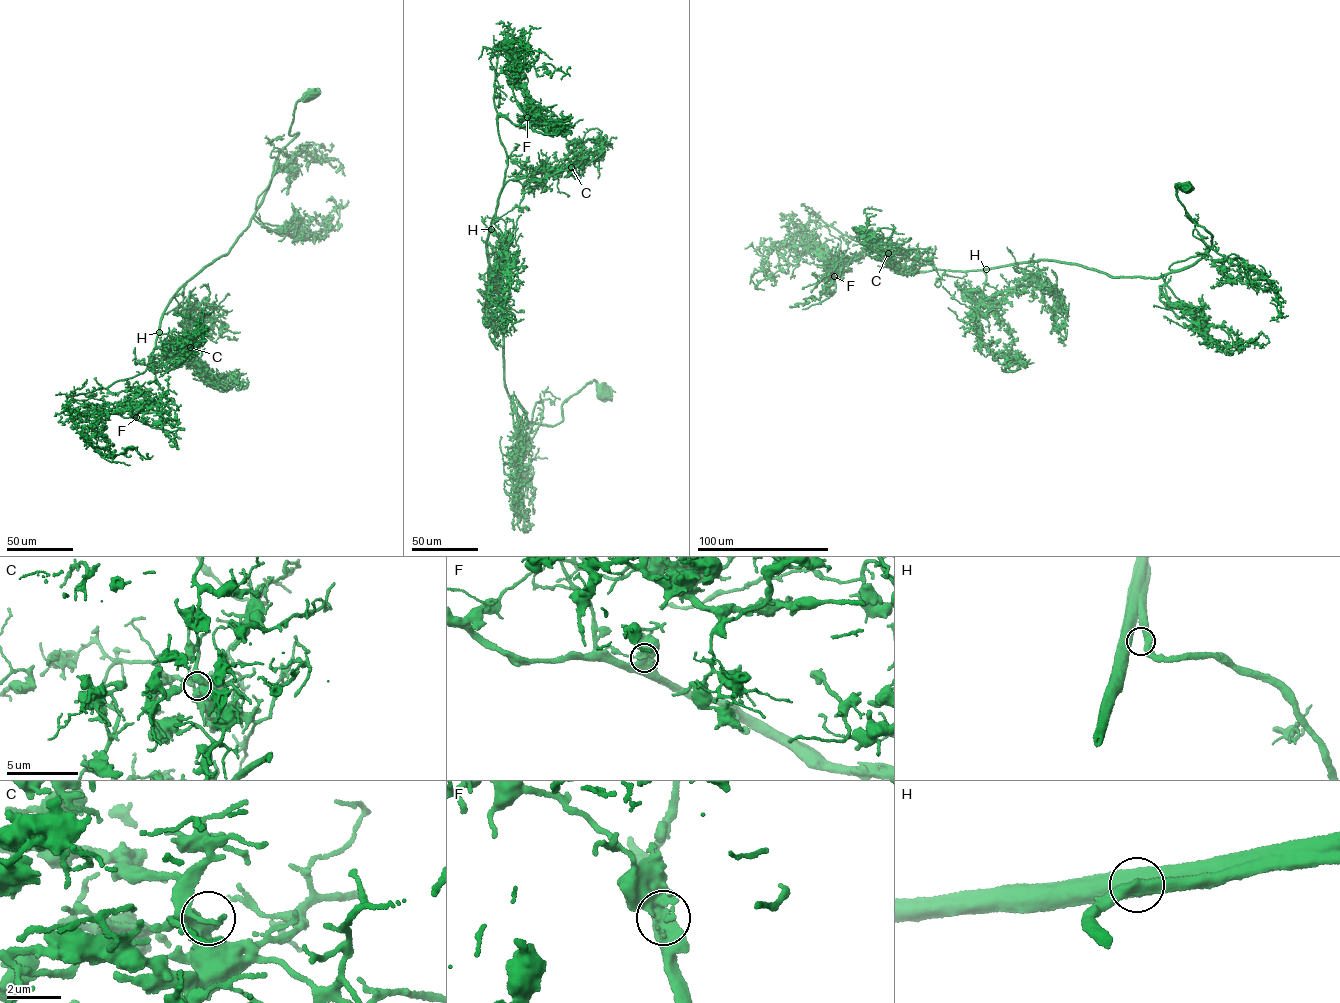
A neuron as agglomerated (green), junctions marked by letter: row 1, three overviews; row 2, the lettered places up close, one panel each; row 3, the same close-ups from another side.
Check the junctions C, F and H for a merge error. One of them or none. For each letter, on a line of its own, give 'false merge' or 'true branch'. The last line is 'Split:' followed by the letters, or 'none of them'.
C: true branch
F: false merge
H: true branch
Split: F

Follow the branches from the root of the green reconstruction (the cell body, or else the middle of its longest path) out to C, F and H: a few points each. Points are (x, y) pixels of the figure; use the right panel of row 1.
C: (1185, 189), (1177, 185), (1177, 199), (1211, 247), (1154, 278), (1039, 259), (906, 276), (874, 258), (888, 253)
F: (1185, 189), (1177, 199), (1211, 247), (1154, 278), (1039, 259), (924, 271), (868, 250), (836, 260), (833, 276)
H: (1185, 189), (1177, 185), (1178, 200), (1212, 237), (1209, 251), (1192, 264), (1154, 278), (1039, 259), (986, 269)

